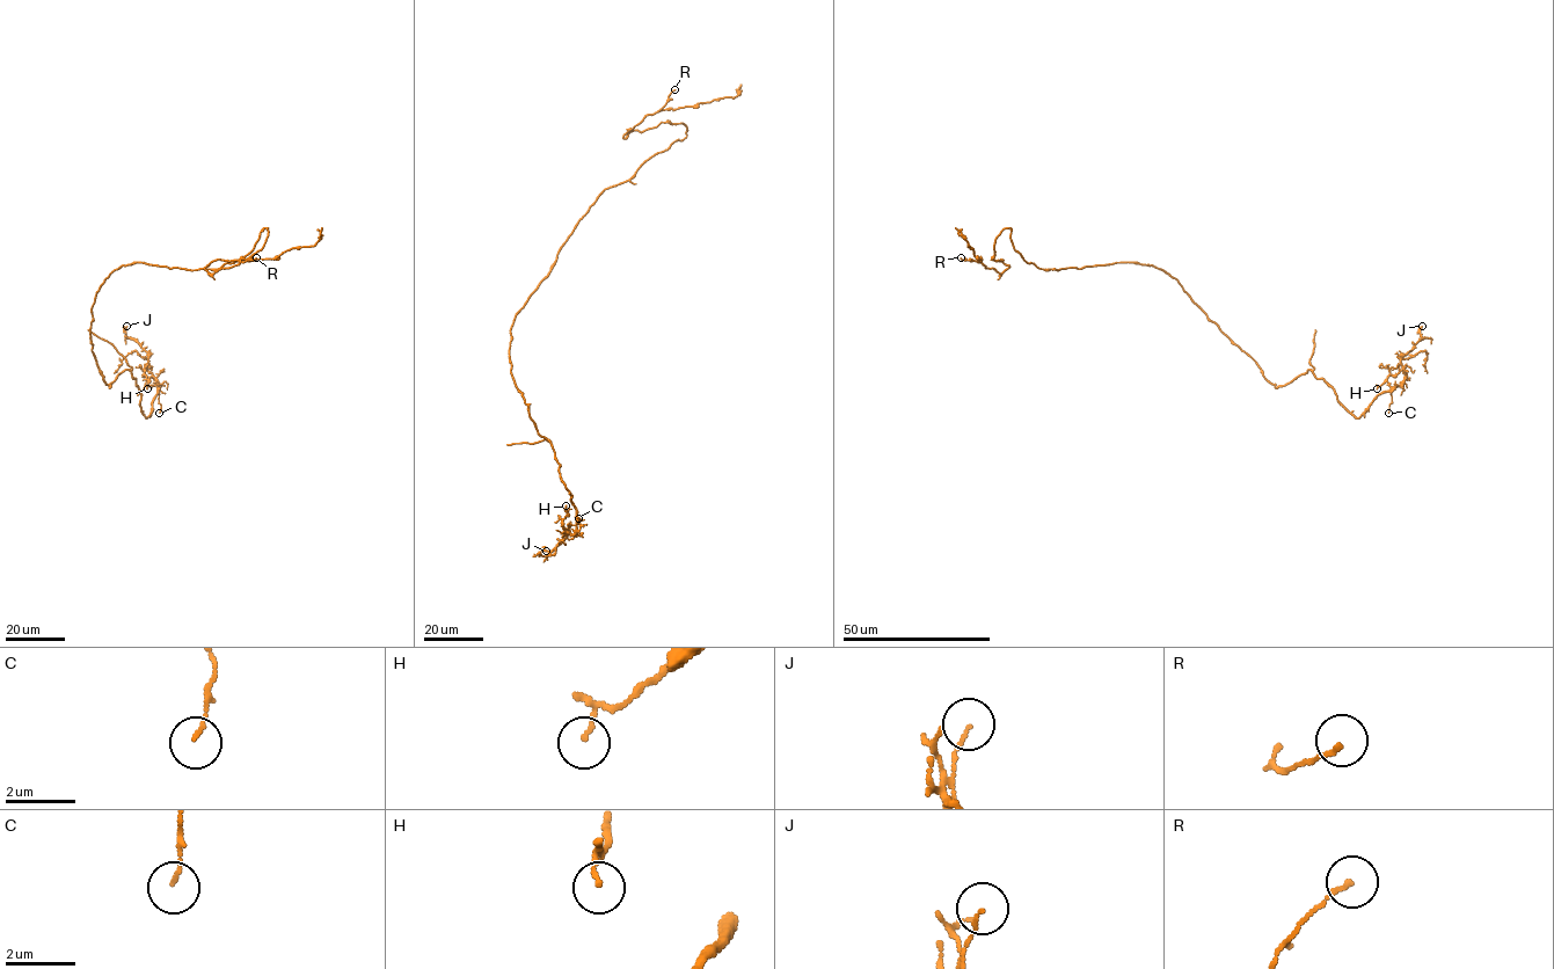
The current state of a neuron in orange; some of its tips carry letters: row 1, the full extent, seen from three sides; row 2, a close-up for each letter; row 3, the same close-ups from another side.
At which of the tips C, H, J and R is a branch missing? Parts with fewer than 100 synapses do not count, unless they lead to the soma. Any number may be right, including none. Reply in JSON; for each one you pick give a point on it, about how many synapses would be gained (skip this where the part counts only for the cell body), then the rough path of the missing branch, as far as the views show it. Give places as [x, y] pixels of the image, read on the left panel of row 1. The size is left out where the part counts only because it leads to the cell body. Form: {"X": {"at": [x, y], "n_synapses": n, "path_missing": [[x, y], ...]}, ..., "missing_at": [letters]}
{"missing_at": []}

